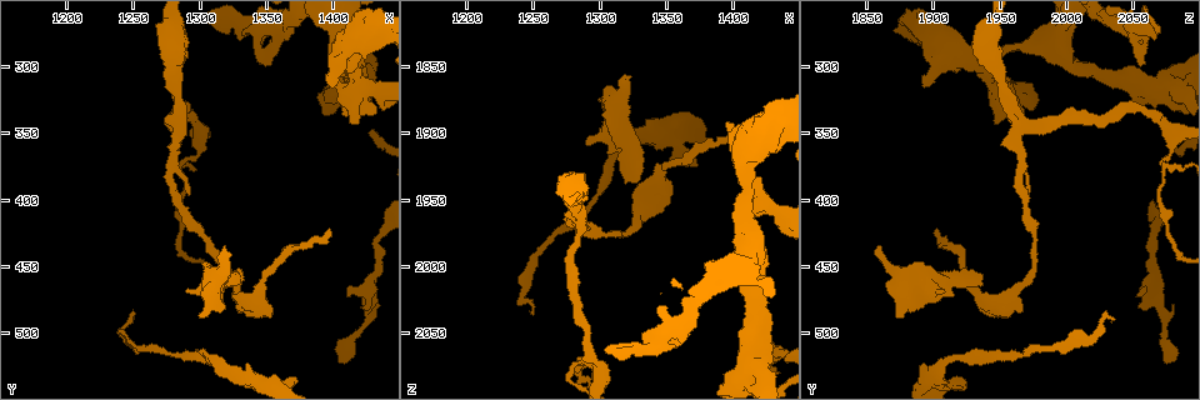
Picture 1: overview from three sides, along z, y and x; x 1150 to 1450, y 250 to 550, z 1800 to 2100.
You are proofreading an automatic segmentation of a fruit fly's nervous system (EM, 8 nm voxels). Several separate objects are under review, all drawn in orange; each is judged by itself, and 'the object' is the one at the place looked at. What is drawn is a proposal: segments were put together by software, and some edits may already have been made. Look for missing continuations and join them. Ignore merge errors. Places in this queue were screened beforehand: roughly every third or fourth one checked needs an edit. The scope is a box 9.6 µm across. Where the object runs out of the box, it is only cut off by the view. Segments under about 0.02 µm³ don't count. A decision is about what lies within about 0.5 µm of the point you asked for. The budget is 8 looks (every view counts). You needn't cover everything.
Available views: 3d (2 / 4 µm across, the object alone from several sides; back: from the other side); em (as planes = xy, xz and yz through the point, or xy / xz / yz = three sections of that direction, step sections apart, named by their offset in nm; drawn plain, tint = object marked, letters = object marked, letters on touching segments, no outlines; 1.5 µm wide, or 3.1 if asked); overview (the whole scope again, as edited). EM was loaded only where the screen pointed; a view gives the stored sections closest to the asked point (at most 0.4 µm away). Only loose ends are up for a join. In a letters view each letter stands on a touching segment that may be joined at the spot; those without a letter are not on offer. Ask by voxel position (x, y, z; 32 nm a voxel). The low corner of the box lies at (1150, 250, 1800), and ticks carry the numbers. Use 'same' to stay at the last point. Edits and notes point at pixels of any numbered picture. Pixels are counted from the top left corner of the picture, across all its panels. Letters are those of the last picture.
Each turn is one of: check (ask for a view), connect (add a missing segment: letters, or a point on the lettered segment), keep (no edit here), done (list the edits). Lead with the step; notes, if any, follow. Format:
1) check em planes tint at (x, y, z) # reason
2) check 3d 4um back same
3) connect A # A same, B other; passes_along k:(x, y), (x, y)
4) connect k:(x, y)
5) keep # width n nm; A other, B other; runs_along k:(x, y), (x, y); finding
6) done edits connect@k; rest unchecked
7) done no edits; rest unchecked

check em planes letters at (1408, 520, 2076) # tapers out

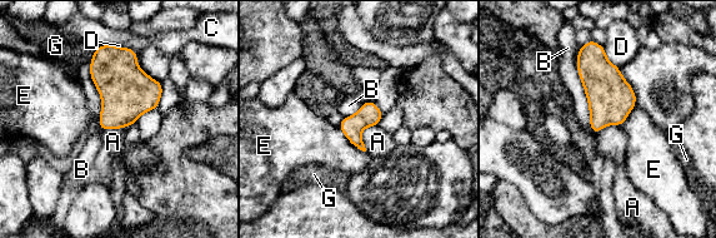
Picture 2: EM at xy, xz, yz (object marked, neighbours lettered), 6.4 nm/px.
keep # longest_contact B 550 nm; A other, B other, C other, D other, E other, G other; border 2:(579, 48), (577, 75), (594, 133); no lettered segment goes on from it

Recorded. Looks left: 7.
check 3d 4um at (1250, 490, 2034) # tapers out

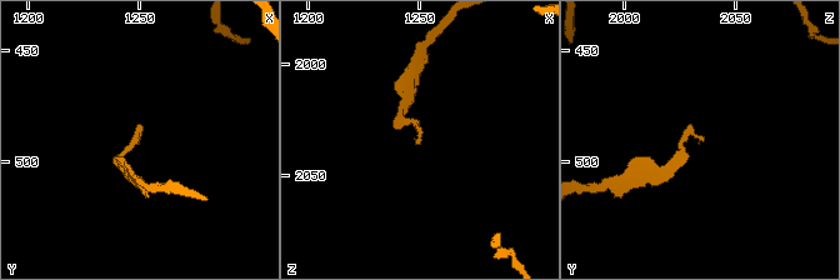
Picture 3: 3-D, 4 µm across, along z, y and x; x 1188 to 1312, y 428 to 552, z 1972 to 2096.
check em planes tint at (1248, 490, 2035)

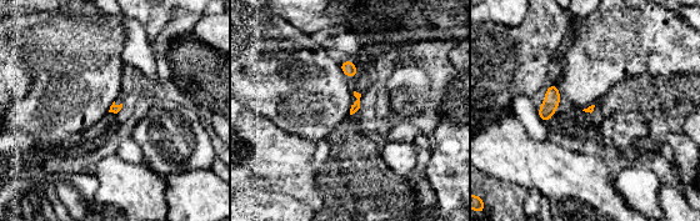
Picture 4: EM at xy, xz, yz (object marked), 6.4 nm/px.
check em planes letters same

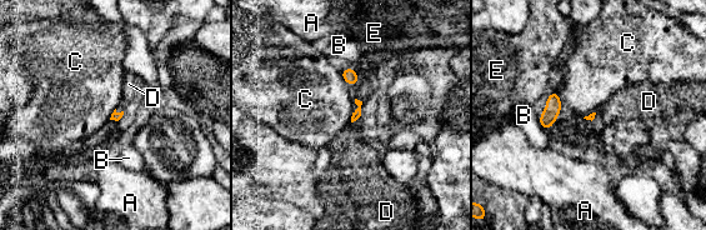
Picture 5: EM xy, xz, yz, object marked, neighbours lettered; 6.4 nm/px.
connect D # A other, B other, C other, D same, E other; it goes on there

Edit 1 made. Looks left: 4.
check em planes letters at (1318, 436, 1860) # branch stops here

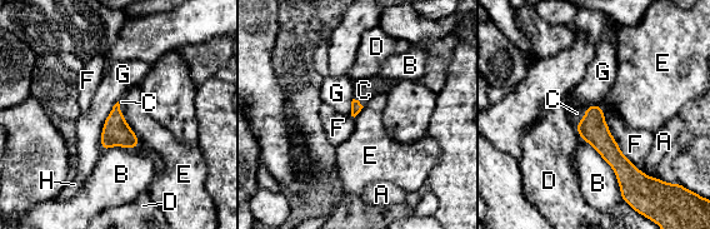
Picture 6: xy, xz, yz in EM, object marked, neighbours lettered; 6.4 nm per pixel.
connect C # A other, B other, C same, D other, E other, F other, G other, H other; it goes on there

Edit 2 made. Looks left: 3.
done edits connect@5, connect@6; rest unchecked

